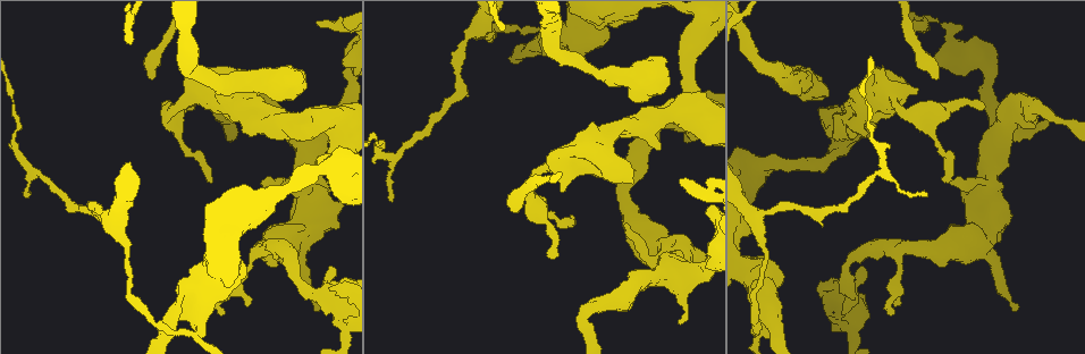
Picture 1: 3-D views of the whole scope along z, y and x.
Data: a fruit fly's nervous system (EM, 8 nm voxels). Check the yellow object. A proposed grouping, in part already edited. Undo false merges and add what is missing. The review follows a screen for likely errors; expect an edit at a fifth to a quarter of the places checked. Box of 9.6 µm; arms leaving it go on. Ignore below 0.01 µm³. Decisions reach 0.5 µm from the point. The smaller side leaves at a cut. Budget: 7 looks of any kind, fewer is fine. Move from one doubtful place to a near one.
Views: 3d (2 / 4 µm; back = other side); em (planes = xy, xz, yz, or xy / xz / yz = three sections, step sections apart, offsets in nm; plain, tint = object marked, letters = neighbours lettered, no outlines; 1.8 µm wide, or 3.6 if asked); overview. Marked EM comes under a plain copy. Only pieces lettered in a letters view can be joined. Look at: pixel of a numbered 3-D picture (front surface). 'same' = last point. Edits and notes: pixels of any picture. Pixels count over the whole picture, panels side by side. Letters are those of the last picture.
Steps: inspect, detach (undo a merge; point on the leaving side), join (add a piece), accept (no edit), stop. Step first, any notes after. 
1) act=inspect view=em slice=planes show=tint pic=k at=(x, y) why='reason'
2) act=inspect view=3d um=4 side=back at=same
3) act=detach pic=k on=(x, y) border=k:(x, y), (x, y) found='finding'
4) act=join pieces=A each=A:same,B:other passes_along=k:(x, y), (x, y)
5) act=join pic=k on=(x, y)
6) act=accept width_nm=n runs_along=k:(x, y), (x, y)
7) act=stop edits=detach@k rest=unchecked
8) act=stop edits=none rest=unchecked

act=inspect view=em slice=yz step=4 show=tint pic=1 at=(882, 65) why='thick end'

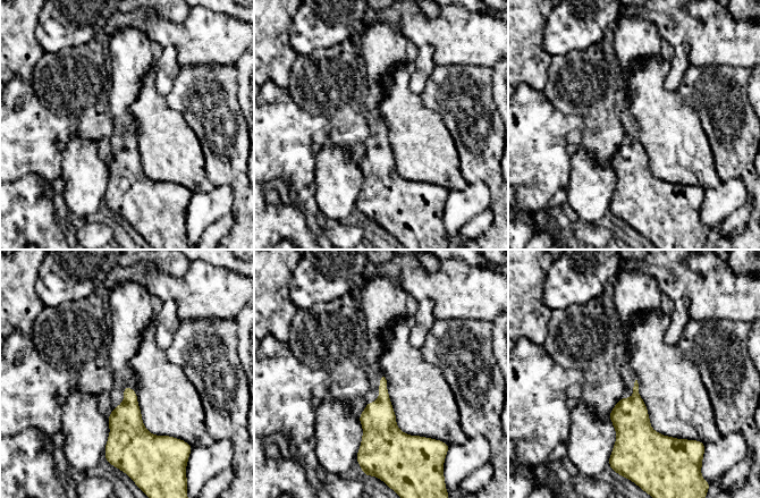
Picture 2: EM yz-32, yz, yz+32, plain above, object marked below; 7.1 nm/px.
act=inspect view=em slice=planes show=letters at=same

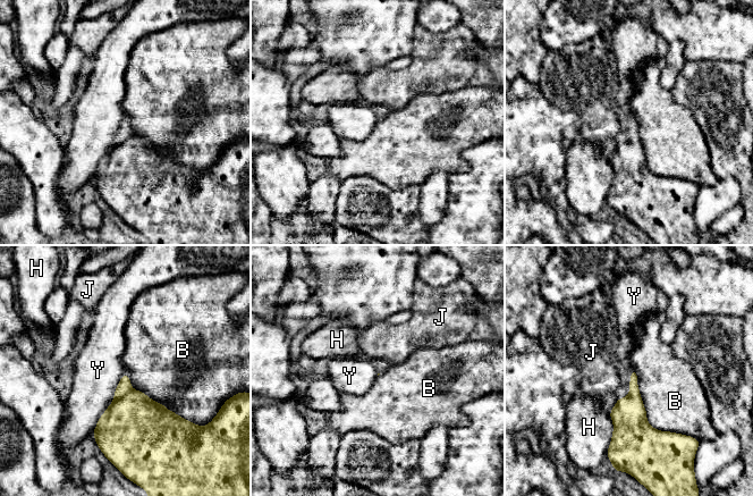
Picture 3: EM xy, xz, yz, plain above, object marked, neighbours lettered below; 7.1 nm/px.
act=accept longest_contact=B:550nm each=B:other,H:other,J:other,Y:other border=3:(123, 372), (113, 400), (92, 433) found='no lettered piece goes on from it'

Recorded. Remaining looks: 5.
act=inspect view=em slice=planes show=letters pic=1 at=(708, 195) why='abrupt turn'

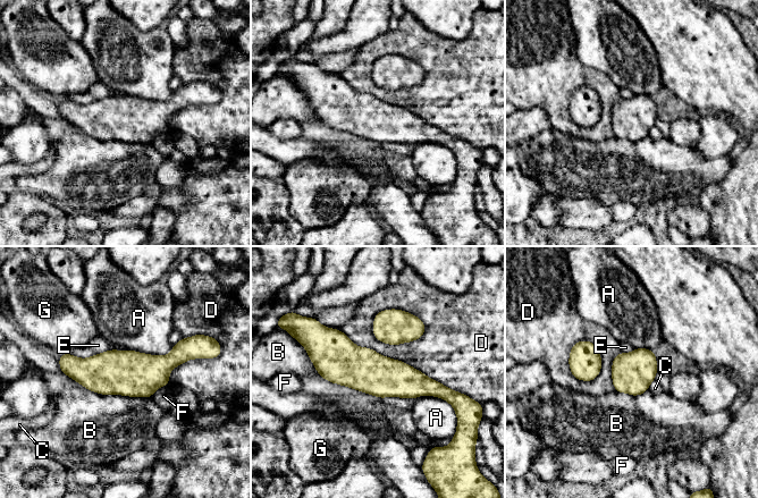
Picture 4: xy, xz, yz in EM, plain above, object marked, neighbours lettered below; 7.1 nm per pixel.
act=accept width_nm=300 longest_contact=B:650nm each=A:other,B:other,C:other,D:other,E:other,F:other,G:other found='all the same neuron'

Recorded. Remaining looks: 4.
act=inspect view=em slice=yz step=16 show=letters pic=1 at=(1017, 309) why='branch stops here'

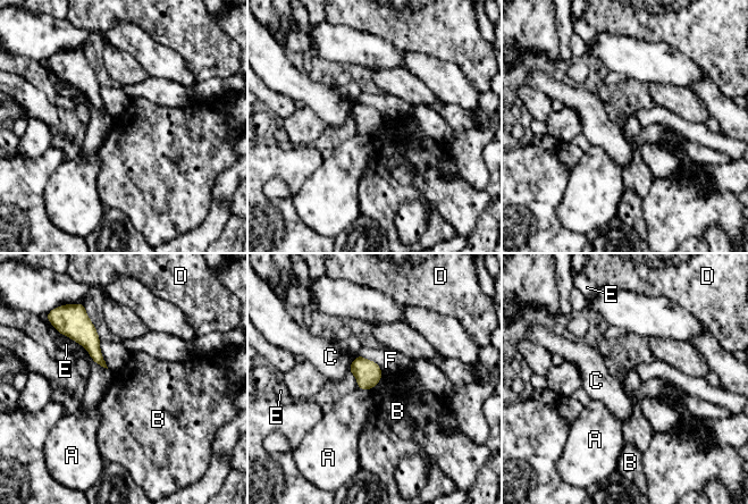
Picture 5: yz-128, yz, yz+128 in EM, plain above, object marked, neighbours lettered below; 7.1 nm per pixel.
act=inspect view=em slice=planes show=letters at=same

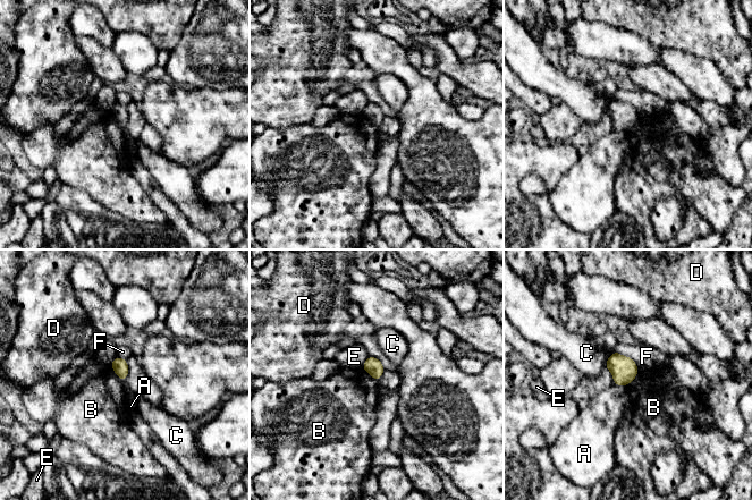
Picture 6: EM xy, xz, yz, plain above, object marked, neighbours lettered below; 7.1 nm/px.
act=accept each=A:other,B:other,C:other,D:other,E:other,F:other border=6:(110, 364), (116, 375), (123, 382) found='none of them fits'

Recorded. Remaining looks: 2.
act=stop edits=none rest=unchecked

